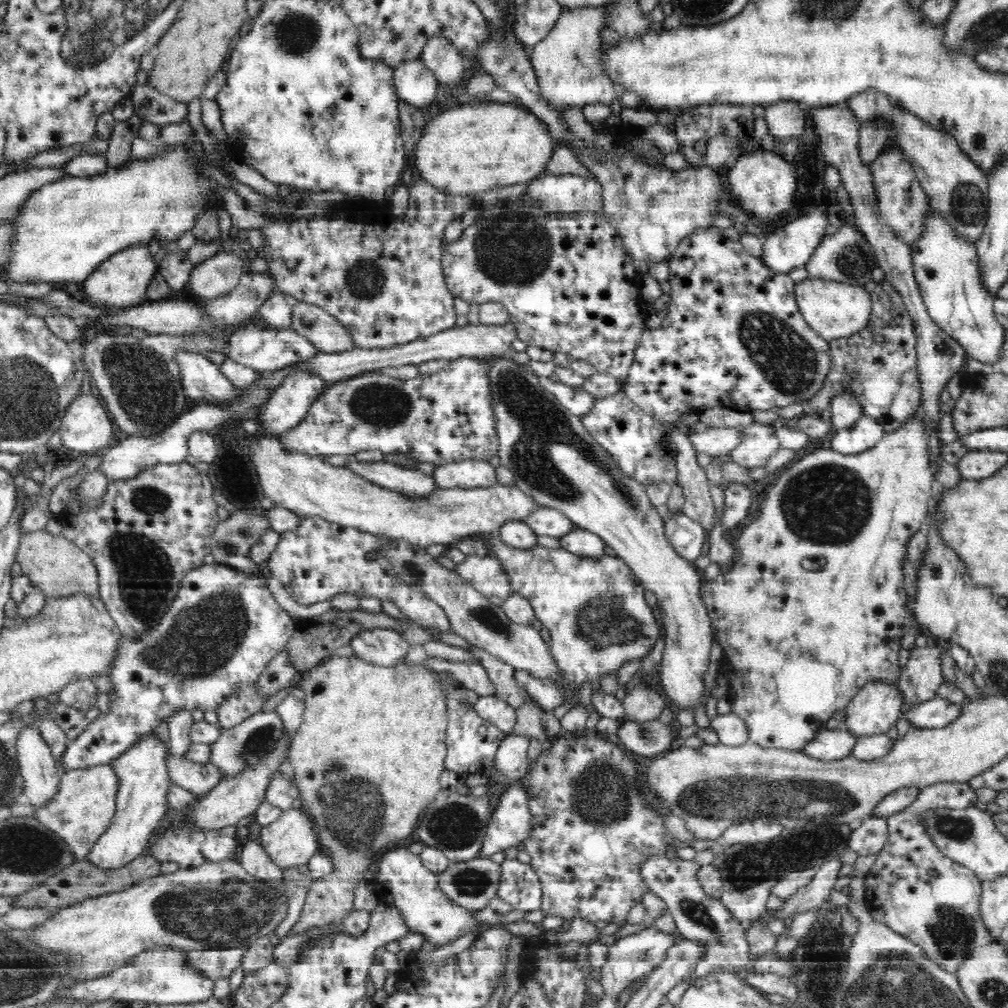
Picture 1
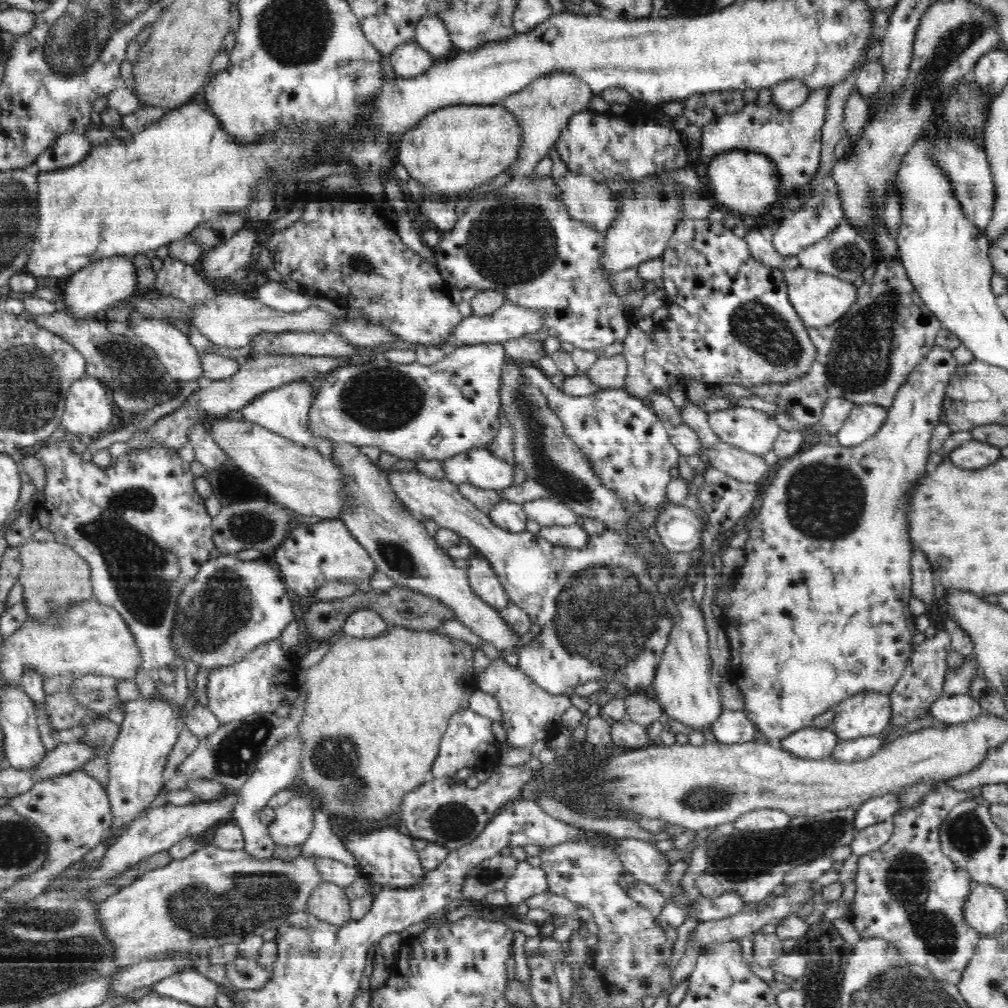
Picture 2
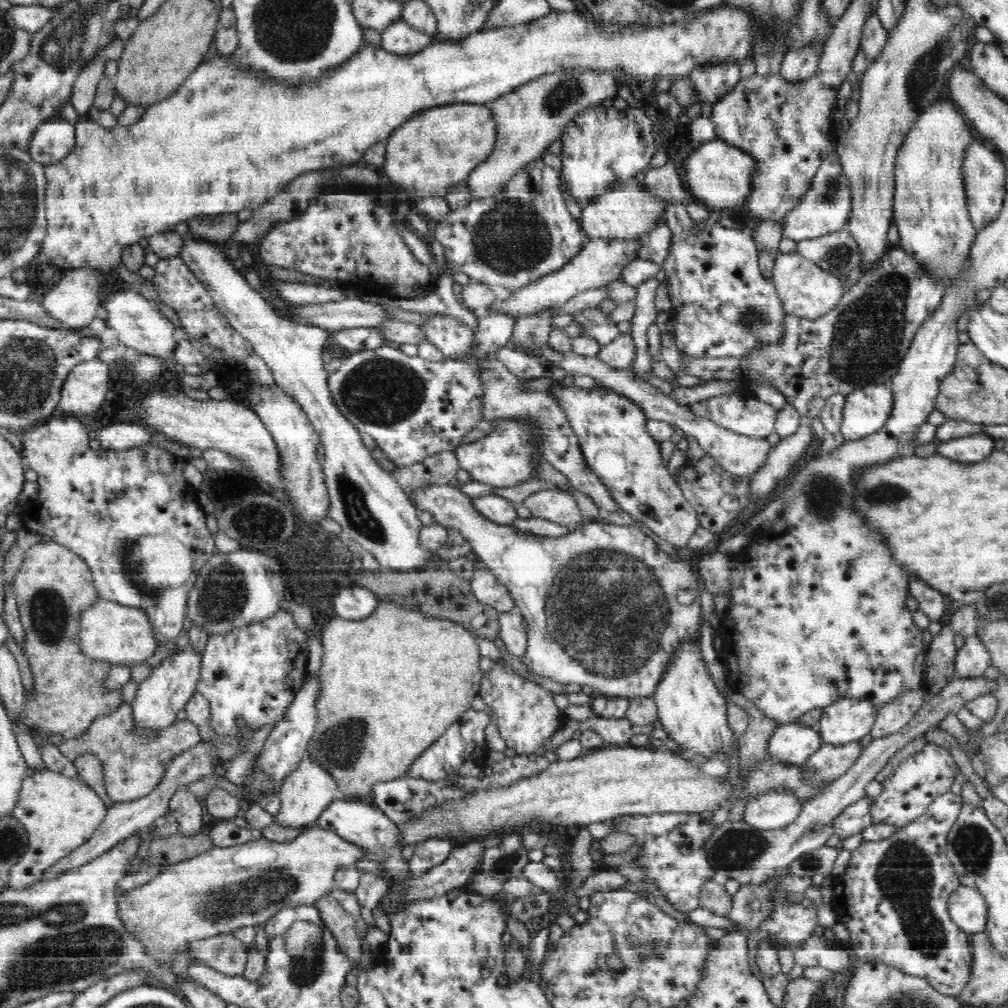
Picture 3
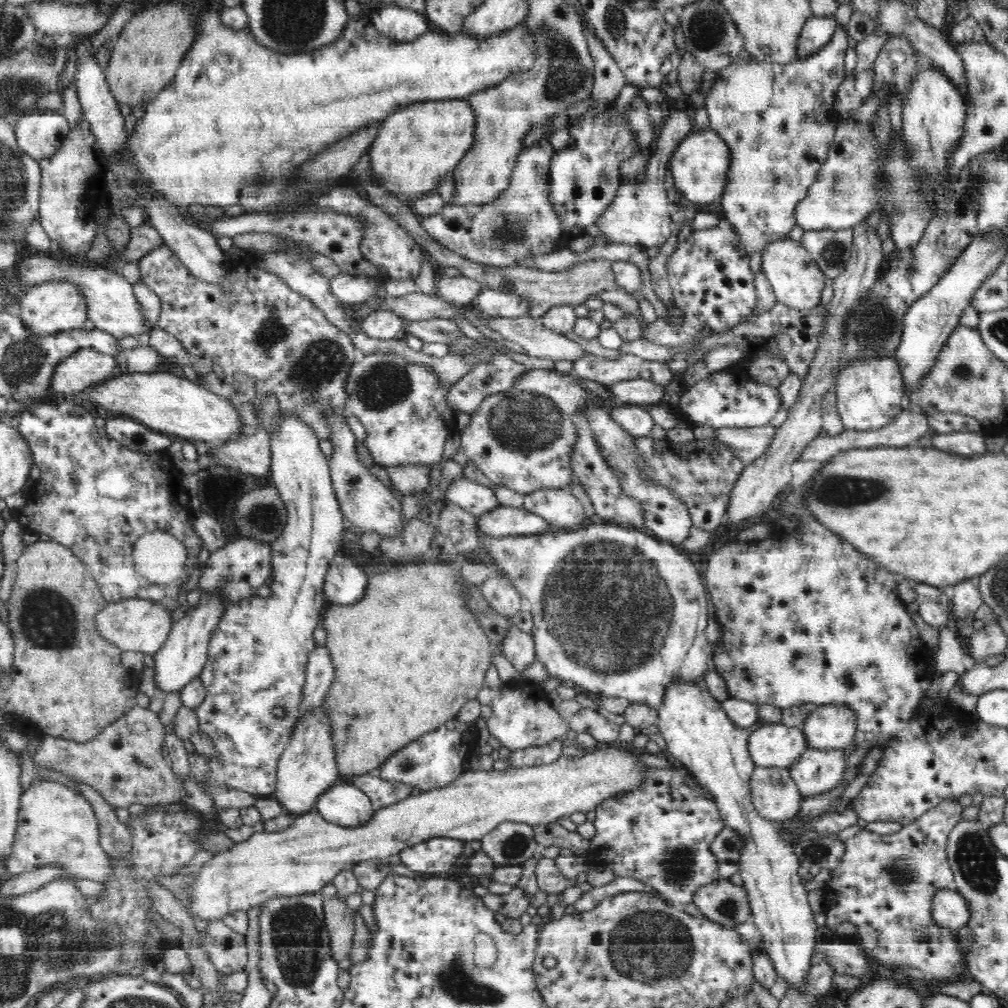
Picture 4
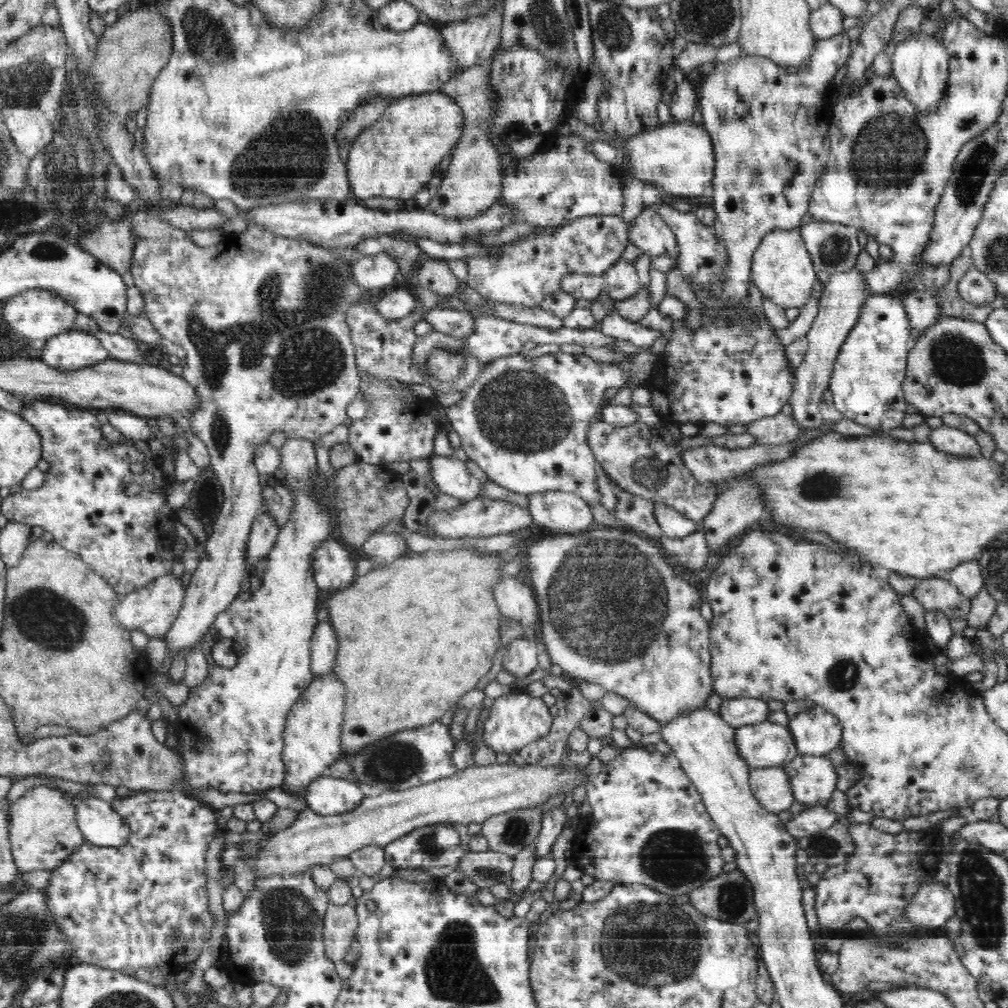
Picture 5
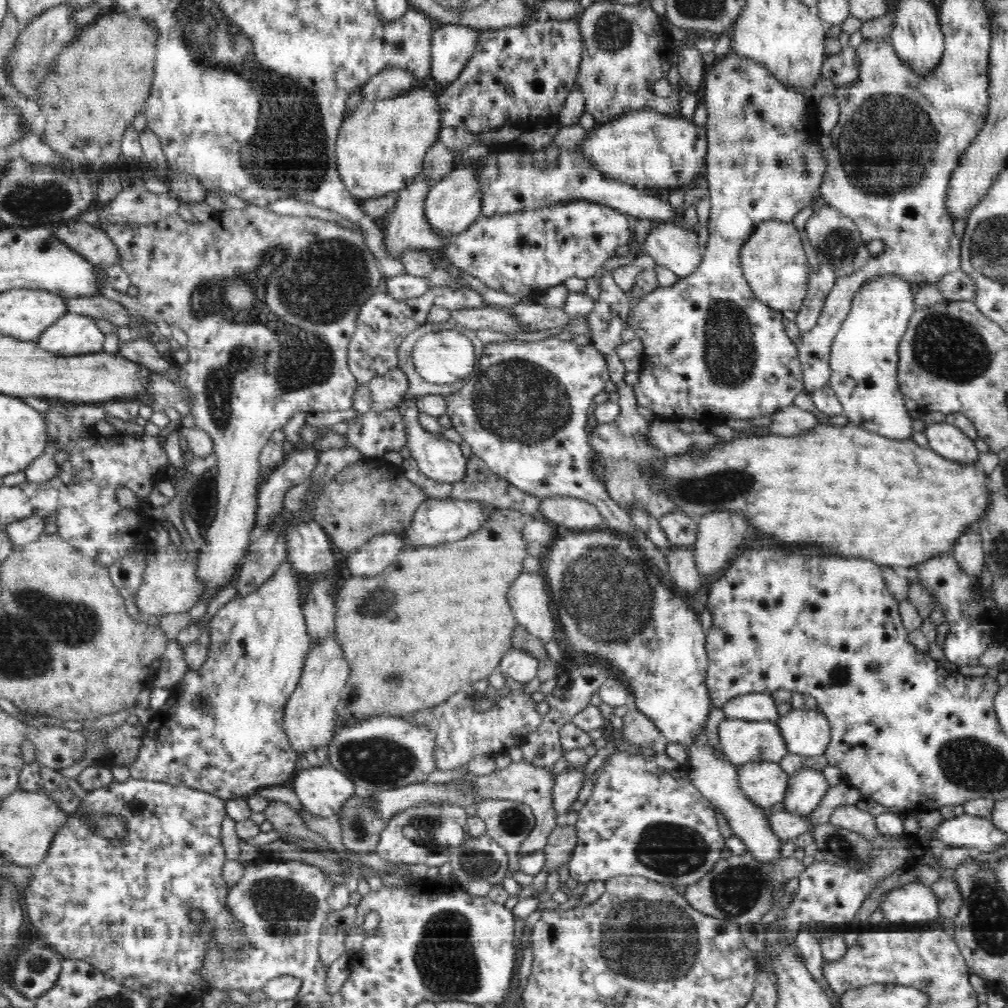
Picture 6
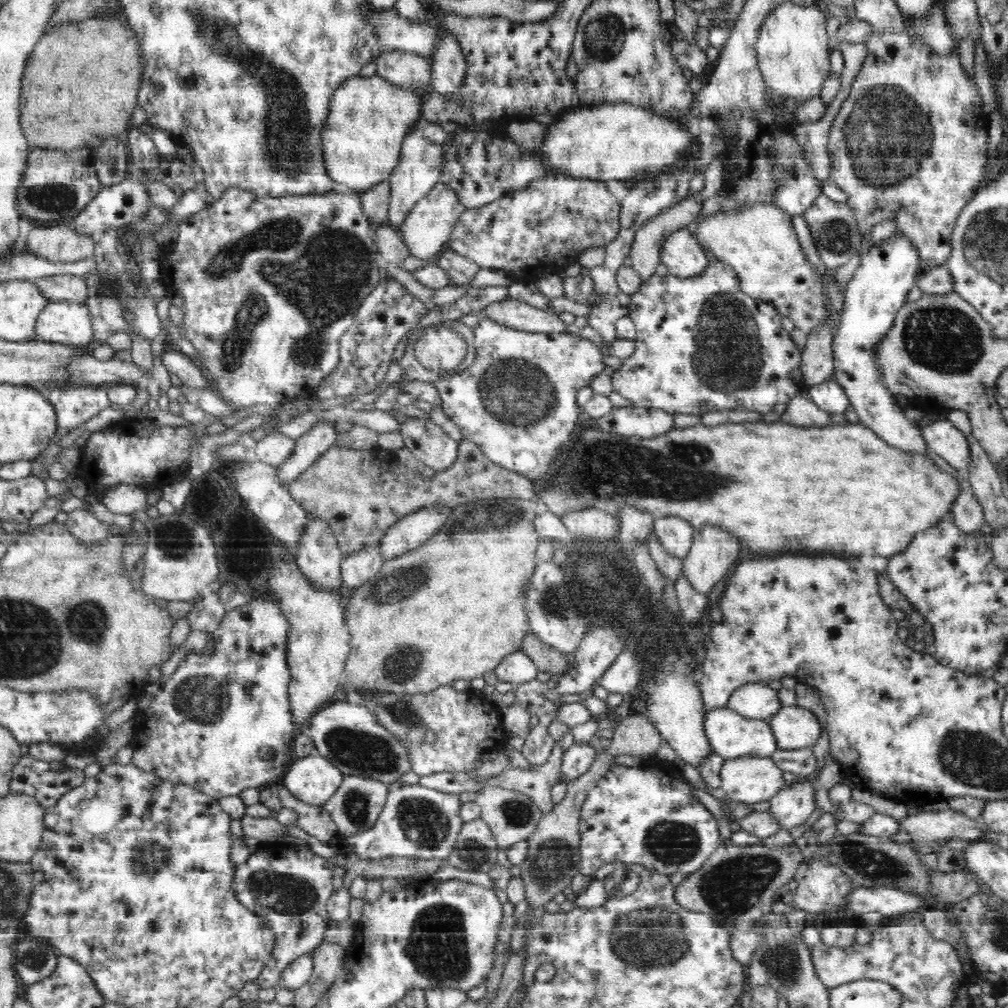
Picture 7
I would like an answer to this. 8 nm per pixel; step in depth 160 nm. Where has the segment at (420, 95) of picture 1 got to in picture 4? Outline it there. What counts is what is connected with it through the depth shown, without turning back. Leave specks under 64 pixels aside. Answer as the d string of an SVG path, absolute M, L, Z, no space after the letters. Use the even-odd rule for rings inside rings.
M394 4L371 13L370 17L379 33L398 42L414 41L428 31L425 15Z

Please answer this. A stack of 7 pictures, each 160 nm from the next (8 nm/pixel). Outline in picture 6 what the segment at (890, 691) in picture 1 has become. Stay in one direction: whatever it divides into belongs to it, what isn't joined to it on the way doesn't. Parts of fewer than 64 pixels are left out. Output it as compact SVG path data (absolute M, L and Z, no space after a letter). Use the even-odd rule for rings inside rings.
M793 708L777 723L790 754L820 756L830 746L830 725L820 710Z

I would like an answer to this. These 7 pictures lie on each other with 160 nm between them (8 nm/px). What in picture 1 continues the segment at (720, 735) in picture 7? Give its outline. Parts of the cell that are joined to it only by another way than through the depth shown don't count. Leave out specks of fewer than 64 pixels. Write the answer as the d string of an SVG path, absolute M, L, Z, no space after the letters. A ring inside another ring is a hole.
M843 727L835 730L824 729L816 740L808 742L802 748L802 752L821 761L833 761L851 756L856 742L858 737Z

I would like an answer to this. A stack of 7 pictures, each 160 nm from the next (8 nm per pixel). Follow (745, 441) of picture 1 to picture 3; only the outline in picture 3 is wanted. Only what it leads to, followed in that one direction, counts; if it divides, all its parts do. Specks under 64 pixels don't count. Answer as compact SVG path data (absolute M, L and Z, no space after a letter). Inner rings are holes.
M737 391L702 400L699 404L690 406L689 409L696 416L711 420L732 433L746 435L747 437L767 437L775 430L777 412L774 407L760 402L758 398L739 395Z

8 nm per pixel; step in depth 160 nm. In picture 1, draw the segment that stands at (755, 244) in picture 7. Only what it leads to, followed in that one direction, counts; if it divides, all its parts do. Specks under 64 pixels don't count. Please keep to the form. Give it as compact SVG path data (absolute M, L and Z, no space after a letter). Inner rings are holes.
M808 278L794 285L795 298L805 321L824 340L846 338L868 326L872 313L869 292L864 286L851 285L838 281L825 281L819 278Z

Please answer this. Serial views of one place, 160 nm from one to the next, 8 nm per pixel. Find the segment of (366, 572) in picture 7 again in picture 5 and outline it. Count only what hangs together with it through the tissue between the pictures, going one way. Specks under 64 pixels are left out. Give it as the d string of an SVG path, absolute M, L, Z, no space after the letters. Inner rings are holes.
M378 531L366 540L363 550L370 562L376 562L379 564L378 566L384 567L402 557L408 548L405 538L401 534Z

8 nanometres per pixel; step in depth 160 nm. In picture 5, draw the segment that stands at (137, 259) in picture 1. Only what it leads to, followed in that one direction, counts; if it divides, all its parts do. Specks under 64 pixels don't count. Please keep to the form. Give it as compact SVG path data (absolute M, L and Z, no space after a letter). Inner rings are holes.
M32 289L18 293L9 298L2 310L7 328L30 341L45 340L74 328L76 314L78 311L64 298L51 290L44 289Z

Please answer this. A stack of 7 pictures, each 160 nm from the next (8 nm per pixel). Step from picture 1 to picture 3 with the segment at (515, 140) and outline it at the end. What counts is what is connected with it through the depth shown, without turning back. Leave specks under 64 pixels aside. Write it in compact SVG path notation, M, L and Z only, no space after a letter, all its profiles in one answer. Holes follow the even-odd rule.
M457 103L442 105L423 110L404 125L394 130L386 144L386 160L379 170L397 184L398 193L404 188L408 194L445 198L454 184L468 180L470 173L478 164L482 164L496 144L496 120L492 119L490 109L482 103Z

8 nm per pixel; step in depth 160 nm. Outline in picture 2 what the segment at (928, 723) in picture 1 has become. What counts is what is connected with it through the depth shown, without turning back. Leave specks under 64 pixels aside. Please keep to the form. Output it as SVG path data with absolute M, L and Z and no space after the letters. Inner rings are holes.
M942 694L932 703L927 713L945 724L954 725L974 720L985 711L970 694Z

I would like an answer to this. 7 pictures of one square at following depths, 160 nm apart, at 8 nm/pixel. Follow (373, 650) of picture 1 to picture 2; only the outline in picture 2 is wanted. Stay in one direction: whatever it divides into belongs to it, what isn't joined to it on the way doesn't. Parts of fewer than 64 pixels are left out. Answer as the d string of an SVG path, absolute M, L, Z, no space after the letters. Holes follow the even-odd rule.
M356 608L342 626L342 633L353 638L378 638L389 630L385 620L370 608Z

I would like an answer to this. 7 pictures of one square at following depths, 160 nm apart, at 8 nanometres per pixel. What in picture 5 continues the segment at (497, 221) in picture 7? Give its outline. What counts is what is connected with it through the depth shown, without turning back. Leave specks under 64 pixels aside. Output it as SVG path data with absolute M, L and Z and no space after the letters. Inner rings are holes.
M622 216L582 217L558 228L537 227L531 235L502 245L502 254L466 258L468 271L464 284L498 302L537 308L544 298L560 289L564 274L604 275L621 260L628 243L628 224Z

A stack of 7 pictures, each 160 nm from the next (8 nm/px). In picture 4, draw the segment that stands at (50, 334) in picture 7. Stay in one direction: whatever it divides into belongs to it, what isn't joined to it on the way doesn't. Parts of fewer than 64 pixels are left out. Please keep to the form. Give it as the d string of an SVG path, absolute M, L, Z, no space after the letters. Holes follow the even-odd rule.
M82 349L71 354L56 368L53 387L56 392L70 396L80 390L96 388L102 381L113 376L115 357L94 349Z

